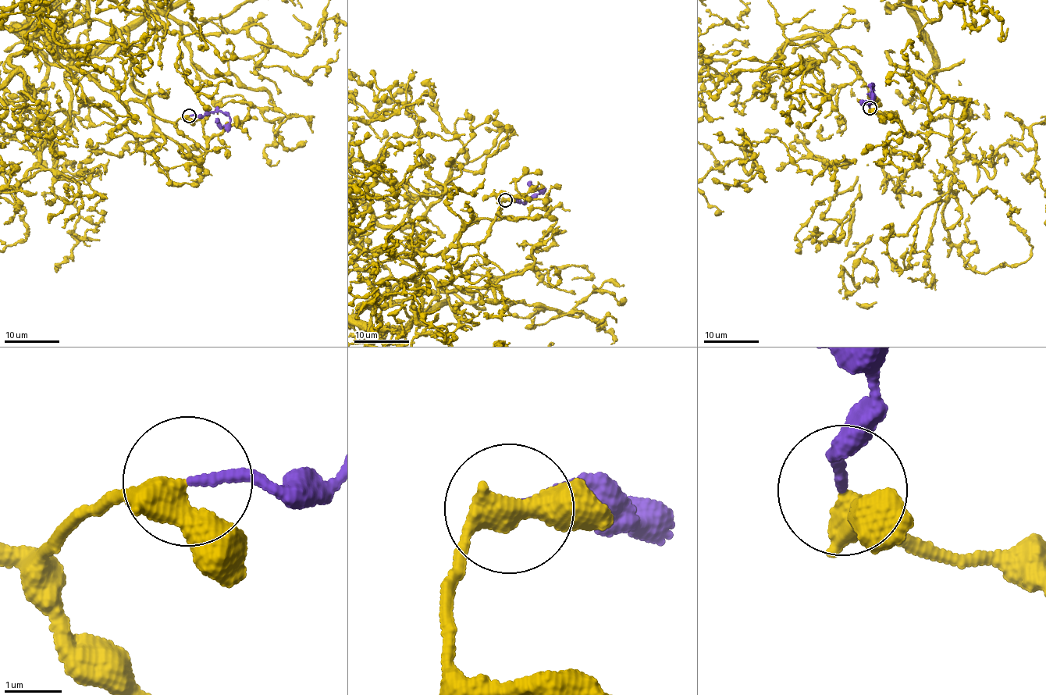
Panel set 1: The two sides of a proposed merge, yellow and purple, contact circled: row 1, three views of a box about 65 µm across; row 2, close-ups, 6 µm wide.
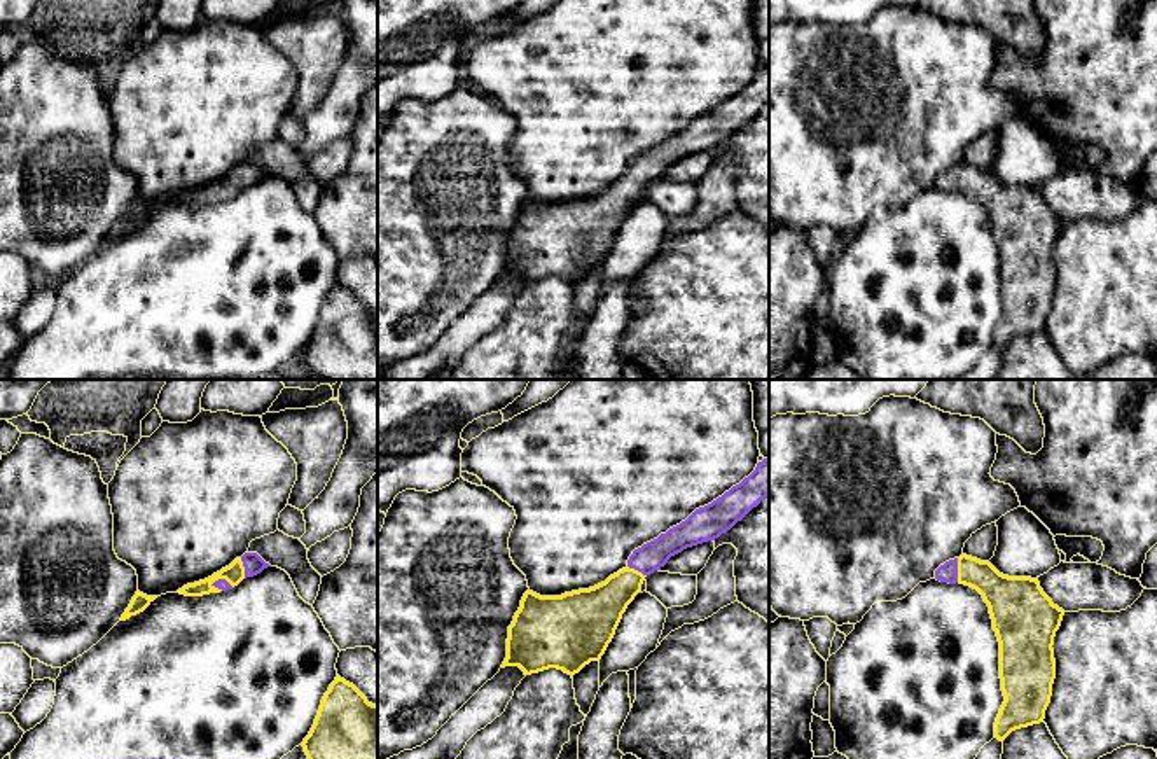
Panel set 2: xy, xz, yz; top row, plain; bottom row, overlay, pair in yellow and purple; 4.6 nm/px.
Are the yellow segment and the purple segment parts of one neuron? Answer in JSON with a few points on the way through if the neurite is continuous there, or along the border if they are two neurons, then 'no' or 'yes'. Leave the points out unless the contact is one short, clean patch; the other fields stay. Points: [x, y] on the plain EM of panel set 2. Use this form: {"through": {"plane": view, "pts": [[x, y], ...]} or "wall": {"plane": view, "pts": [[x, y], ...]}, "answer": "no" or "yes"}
{"through": {"plane": "yz", "pts": [[1005, 205], [983, 184], [958, 179], [948, 181]]}, "answer": "yes"}

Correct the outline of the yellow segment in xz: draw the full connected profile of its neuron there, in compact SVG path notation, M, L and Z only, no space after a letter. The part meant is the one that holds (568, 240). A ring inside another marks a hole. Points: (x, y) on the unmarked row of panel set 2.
M764 66L739 93L634 157L627 175L605 191L561 205L528 198L509 234L502 276L519 275L524 283L558 276L573 285L591 269L599 269L647 184L683 157L718 147L767 103L769 66Z

